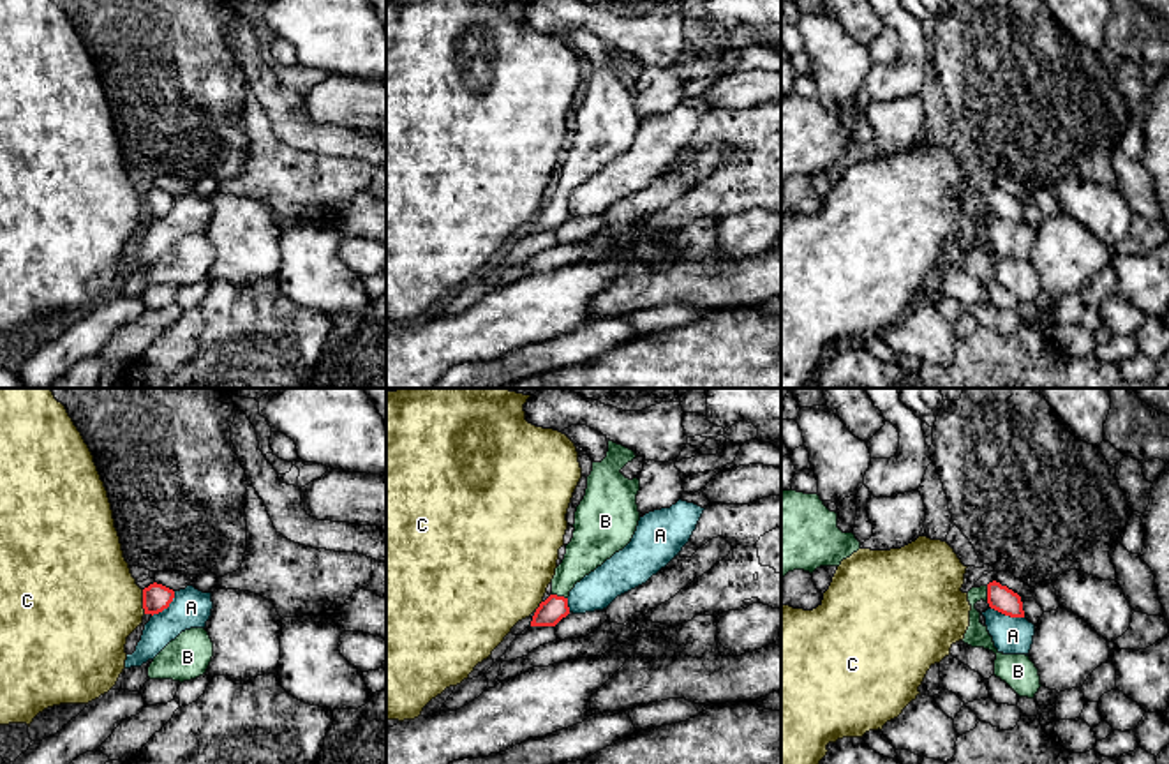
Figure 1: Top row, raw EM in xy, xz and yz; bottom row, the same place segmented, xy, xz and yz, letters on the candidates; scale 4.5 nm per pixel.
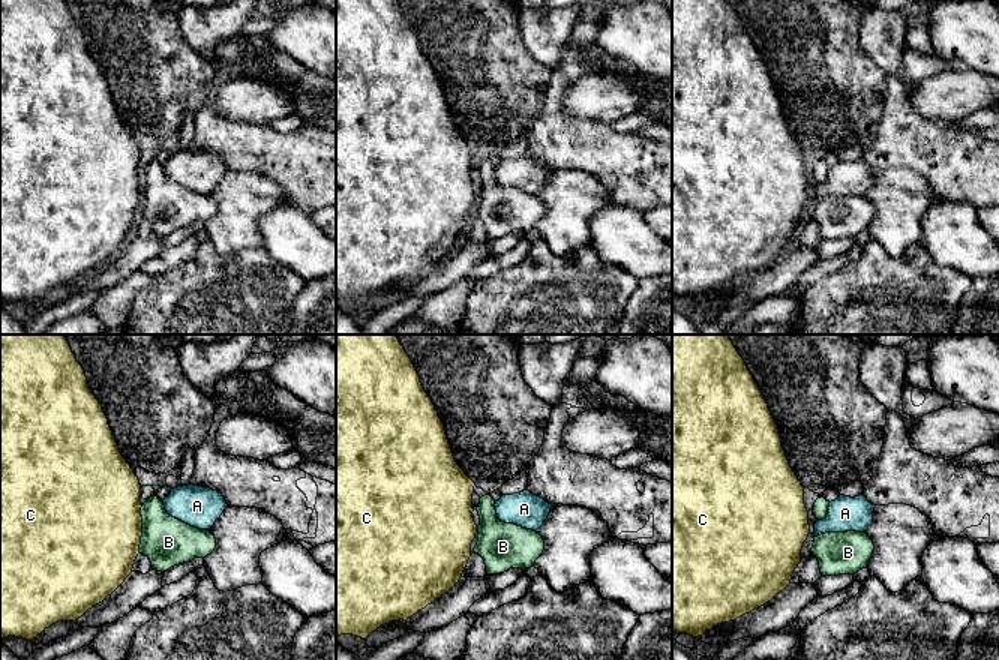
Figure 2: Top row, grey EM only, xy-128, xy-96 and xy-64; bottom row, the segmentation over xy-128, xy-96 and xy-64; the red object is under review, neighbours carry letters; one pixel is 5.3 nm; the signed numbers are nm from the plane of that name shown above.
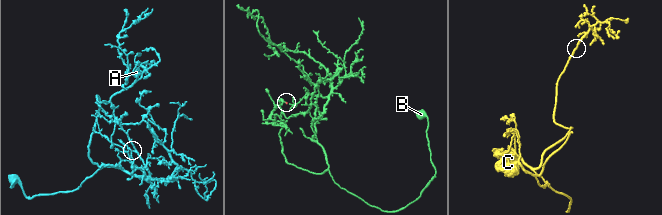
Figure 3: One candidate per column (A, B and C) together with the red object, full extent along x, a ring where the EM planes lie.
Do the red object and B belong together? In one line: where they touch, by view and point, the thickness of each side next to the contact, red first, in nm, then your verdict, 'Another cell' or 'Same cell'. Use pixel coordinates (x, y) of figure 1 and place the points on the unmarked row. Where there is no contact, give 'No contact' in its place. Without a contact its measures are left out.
Touches red at xz (559, 202). Thickness 120 nm (red) against 170 nm. Same cell

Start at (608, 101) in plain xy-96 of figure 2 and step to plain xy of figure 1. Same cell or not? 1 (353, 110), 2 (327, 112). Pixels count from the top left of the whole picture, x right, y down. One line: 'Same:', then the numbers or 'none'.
Same: 1, 2

